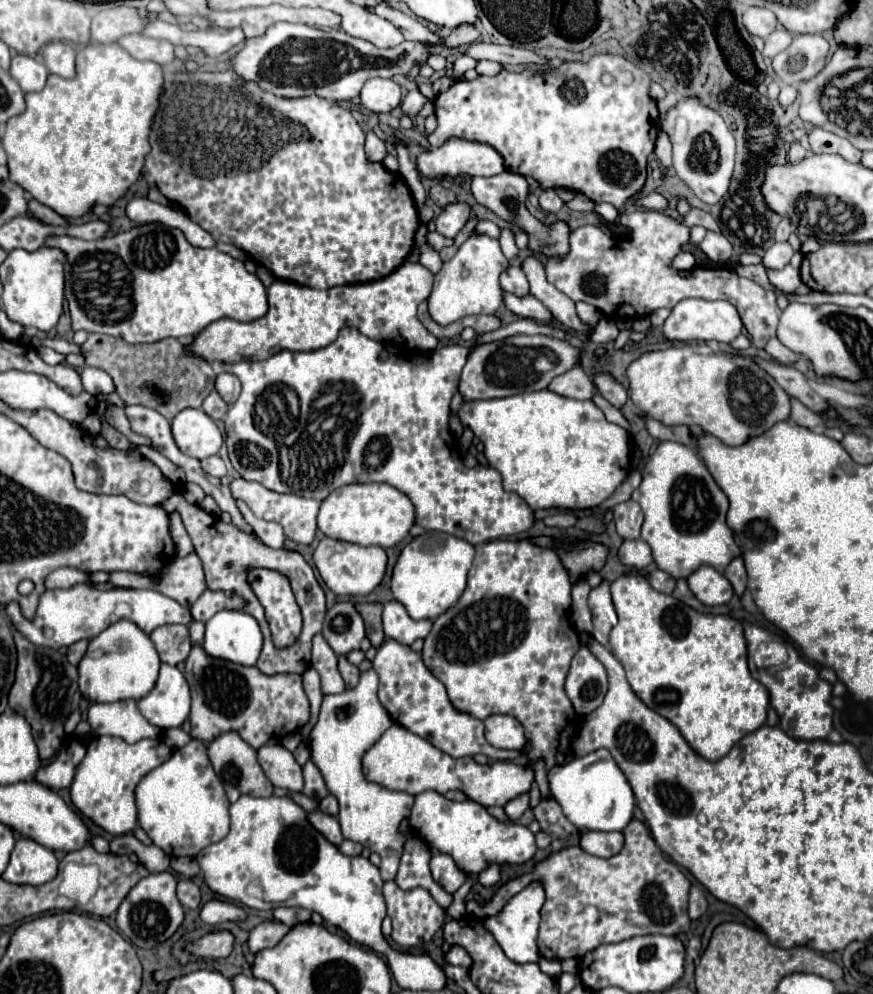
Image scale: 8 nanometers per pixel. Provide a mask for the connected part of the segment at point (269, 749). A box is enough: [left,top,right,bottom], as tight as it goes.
[257,744,301,792]

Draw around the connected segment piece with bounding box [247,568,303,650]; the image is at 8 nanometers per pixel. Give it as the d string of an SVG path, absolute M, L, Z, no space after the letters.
M249 568L249 576L247 576L257 600L261 602L261 606L265 608L265 618L269 622L271 628L271 638L275 648L287 648L293 646L297 642L297 638L301 636L301 626L303 626L303 618L301 618L301 608L293 596L289 578L283 576L279 570L271 570L271 568Z

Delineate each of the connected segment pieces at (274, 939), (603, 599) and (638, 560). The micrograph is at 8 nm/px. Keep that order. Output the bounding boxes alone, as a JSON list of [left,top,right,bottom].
[[247,920,289,952],[589,580,617,646],[619,540,653,568]]

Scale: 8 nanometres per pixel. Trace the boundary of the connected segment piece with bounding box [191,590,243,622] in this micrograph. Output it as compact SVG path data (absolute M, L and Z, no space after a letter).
M205 590L193 604L191 604L191 614L193 620L201 620L207 622L211 616L215 616L219 610L239 610L241 608L241 600L239 598L227 598L223 592L211 592Z

